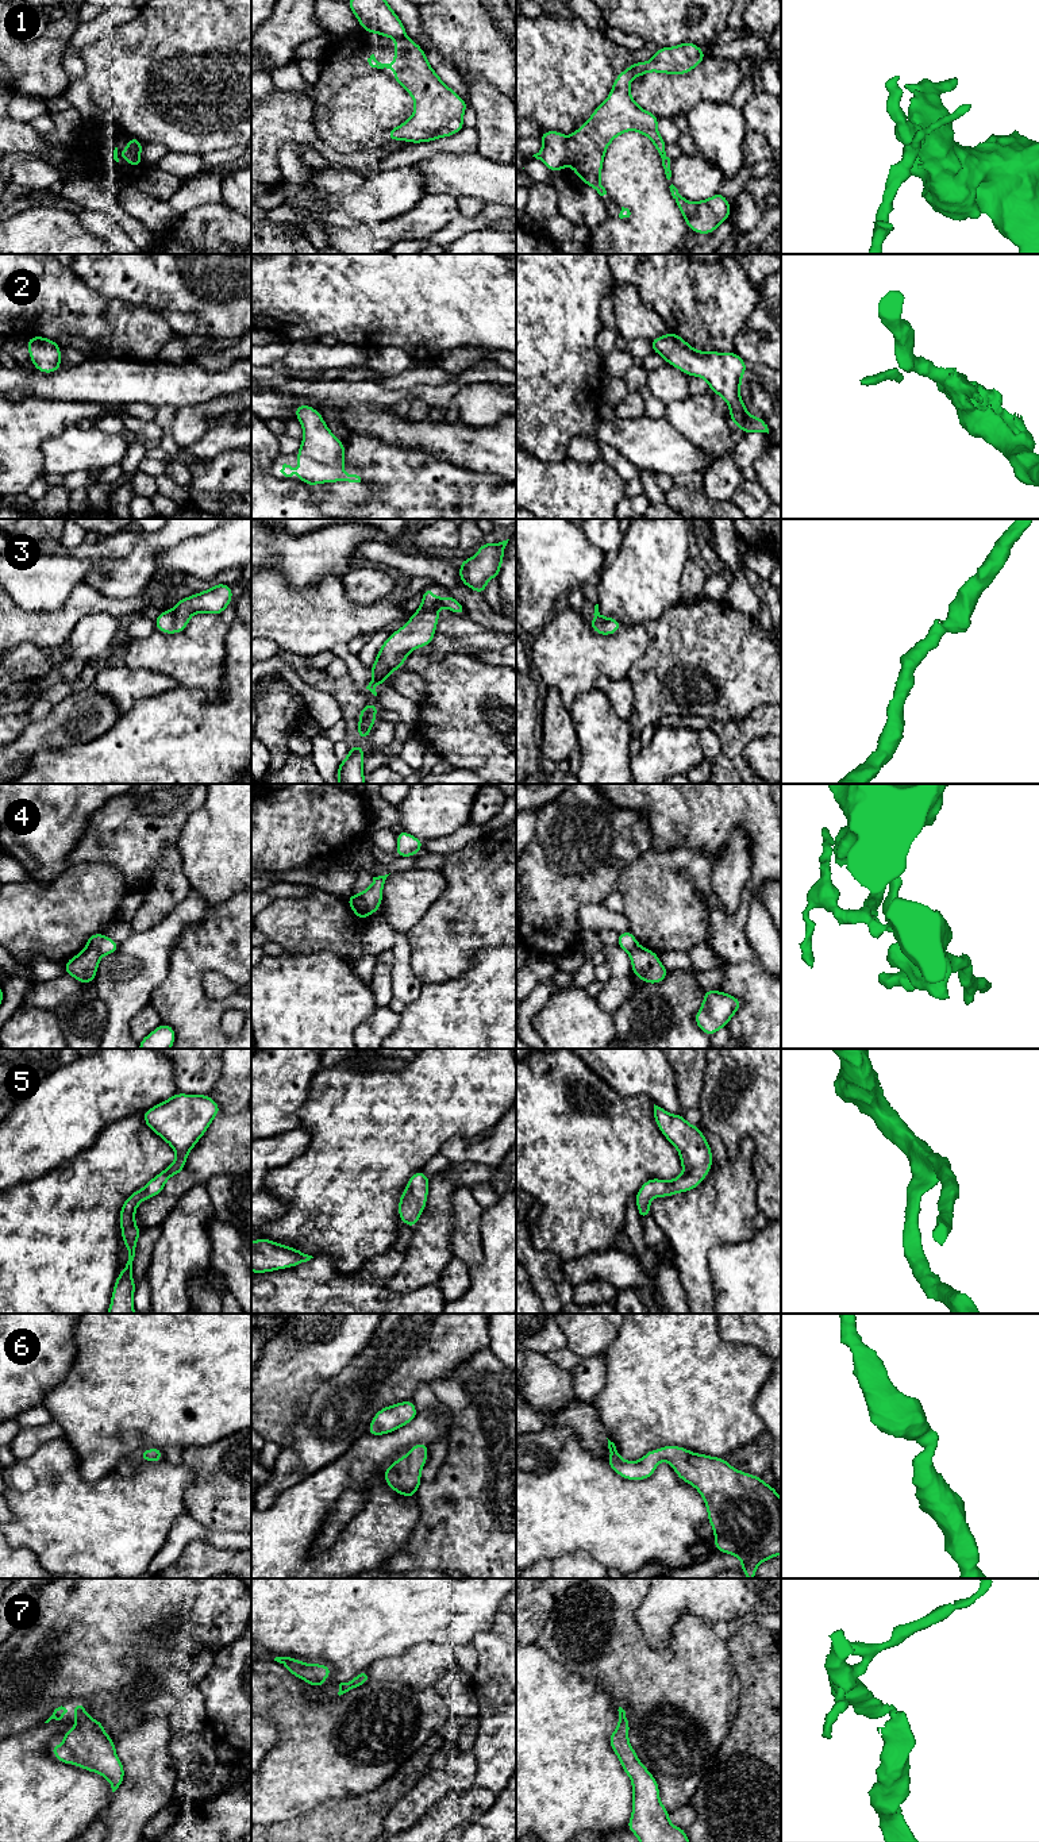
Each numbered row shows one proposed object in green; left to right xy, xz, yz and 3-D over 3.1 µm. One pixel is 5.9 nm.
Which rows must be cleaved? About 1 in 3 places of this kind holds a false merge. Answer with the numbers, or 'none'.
1, 4

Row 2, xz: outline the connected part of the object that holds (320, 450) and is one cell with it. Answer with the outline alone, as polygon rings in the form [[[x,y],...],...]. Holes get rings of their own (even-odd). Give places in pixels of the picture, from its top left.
[[[300,404],[295,408],[295,414],[304,430],[301,446],[296,453],[299,470],[295,472],[290,465],[284,464],[280,472],[285,477],[292,477],[296,473],[299,480],[309,487],[336,481],[361,482],[359,476],[347,474],[342,469],[347,461],[345,443],[328,430],[320,412],[308,404]]]

